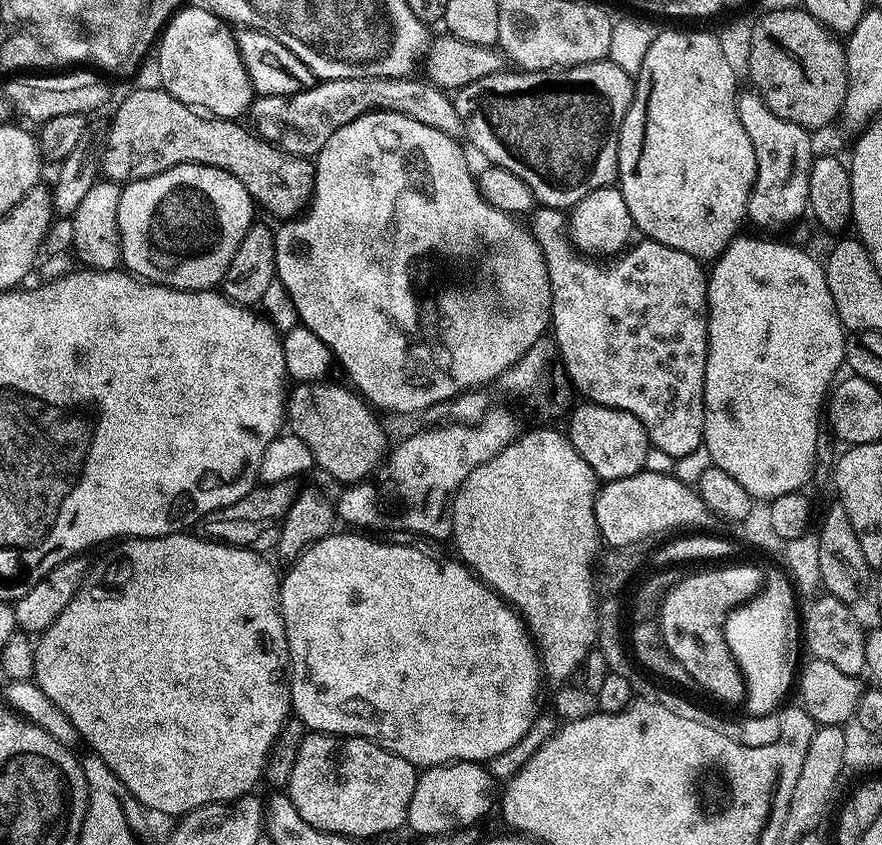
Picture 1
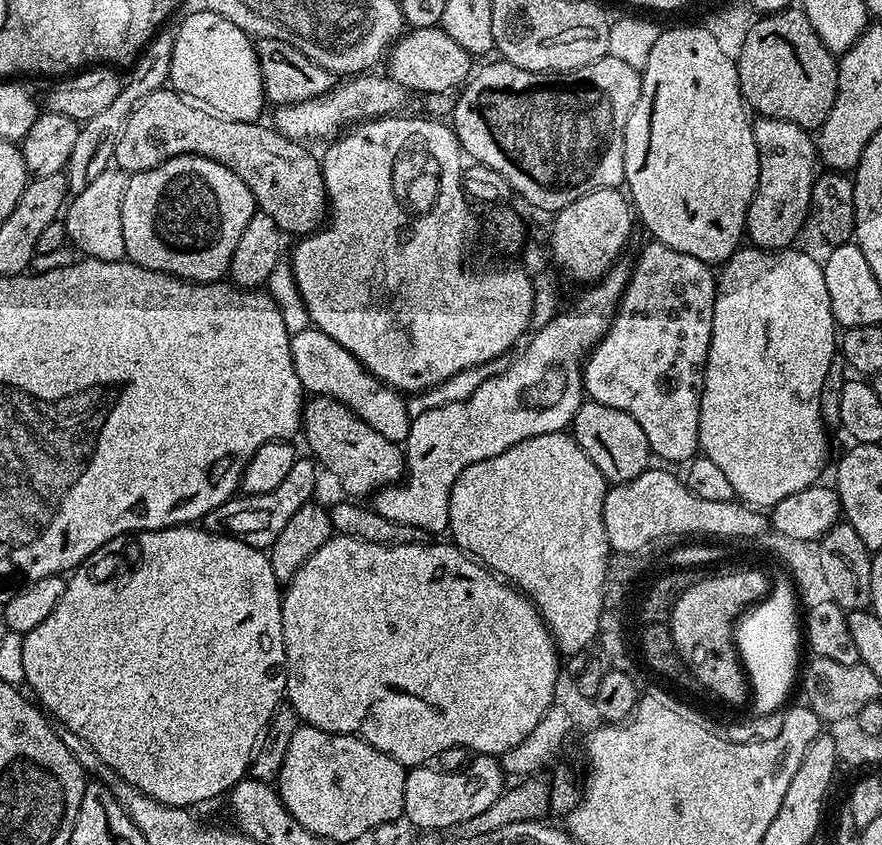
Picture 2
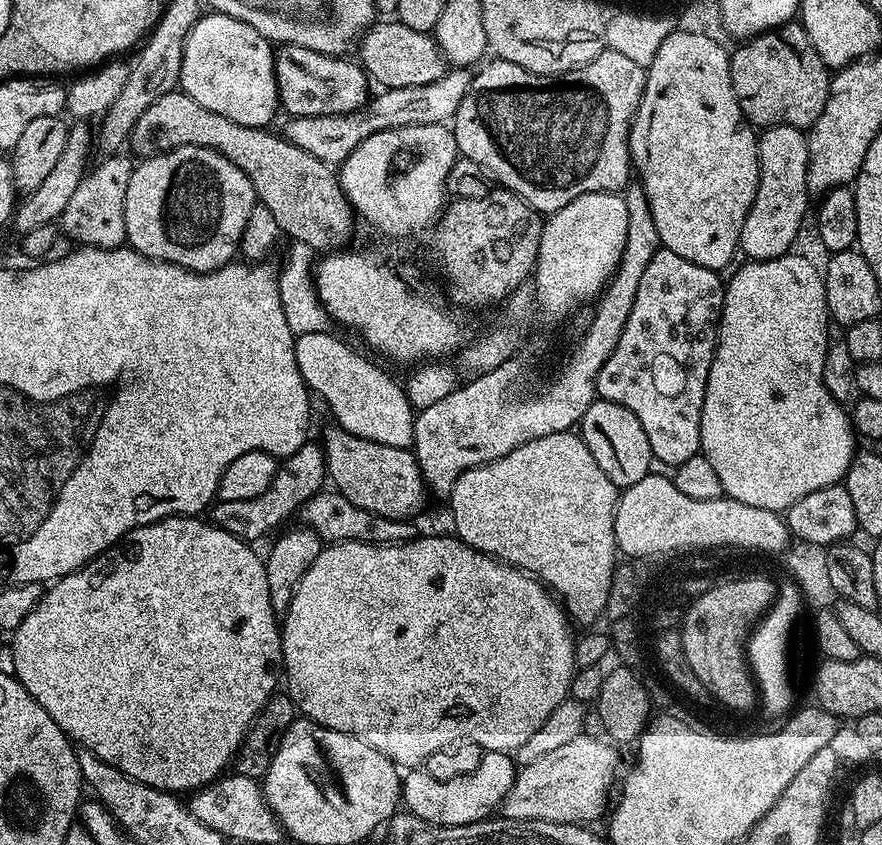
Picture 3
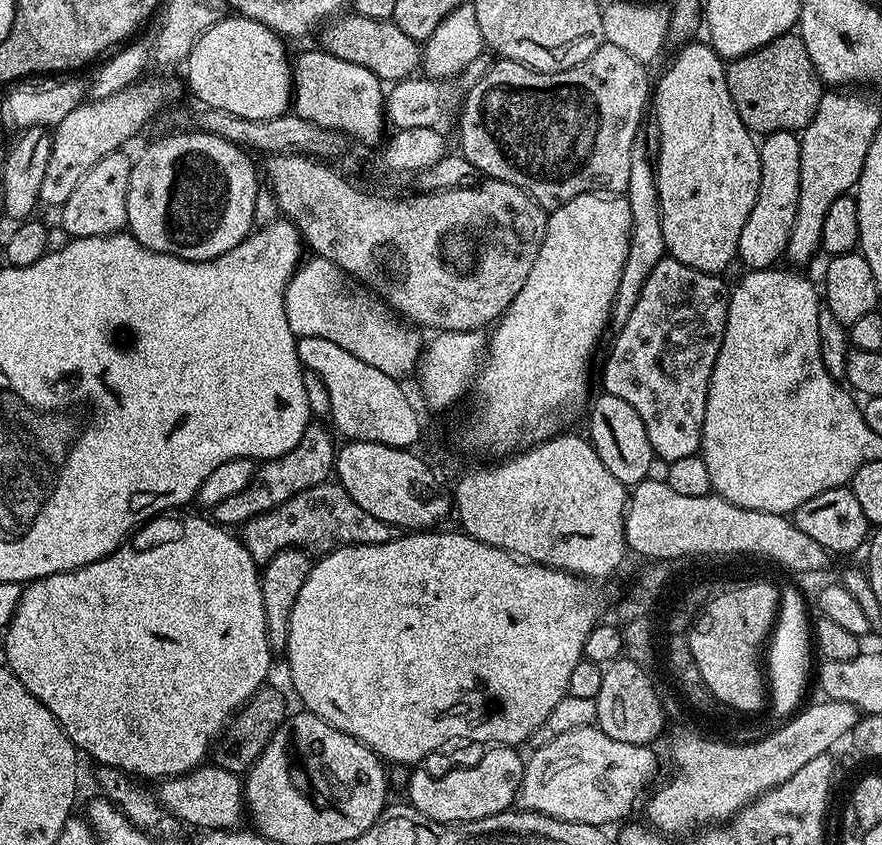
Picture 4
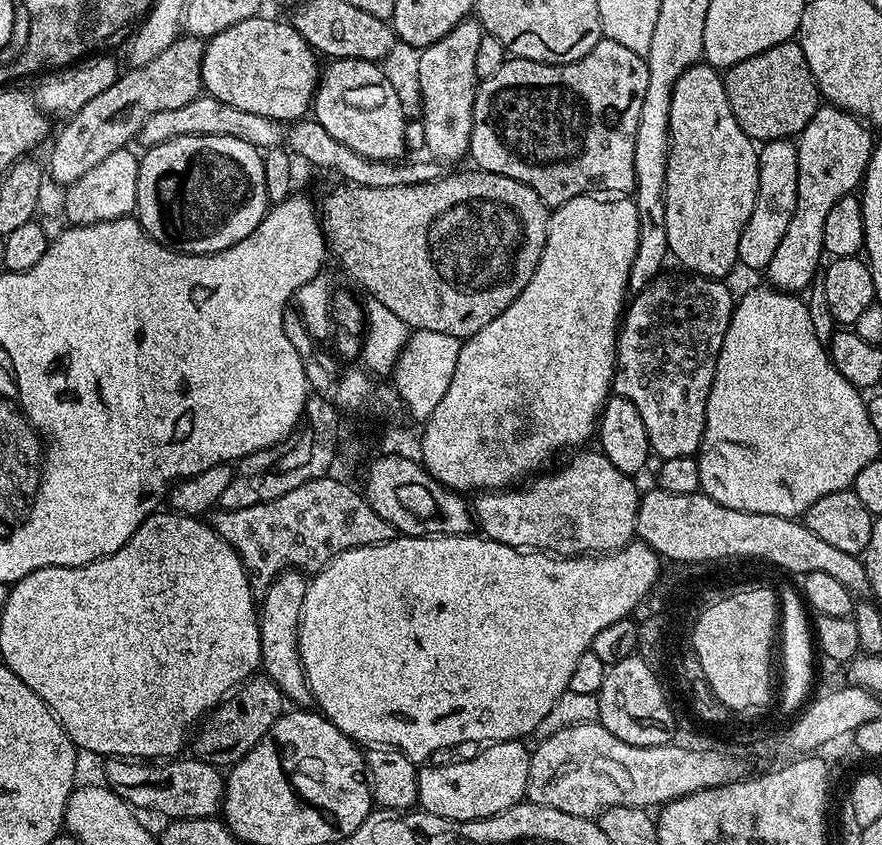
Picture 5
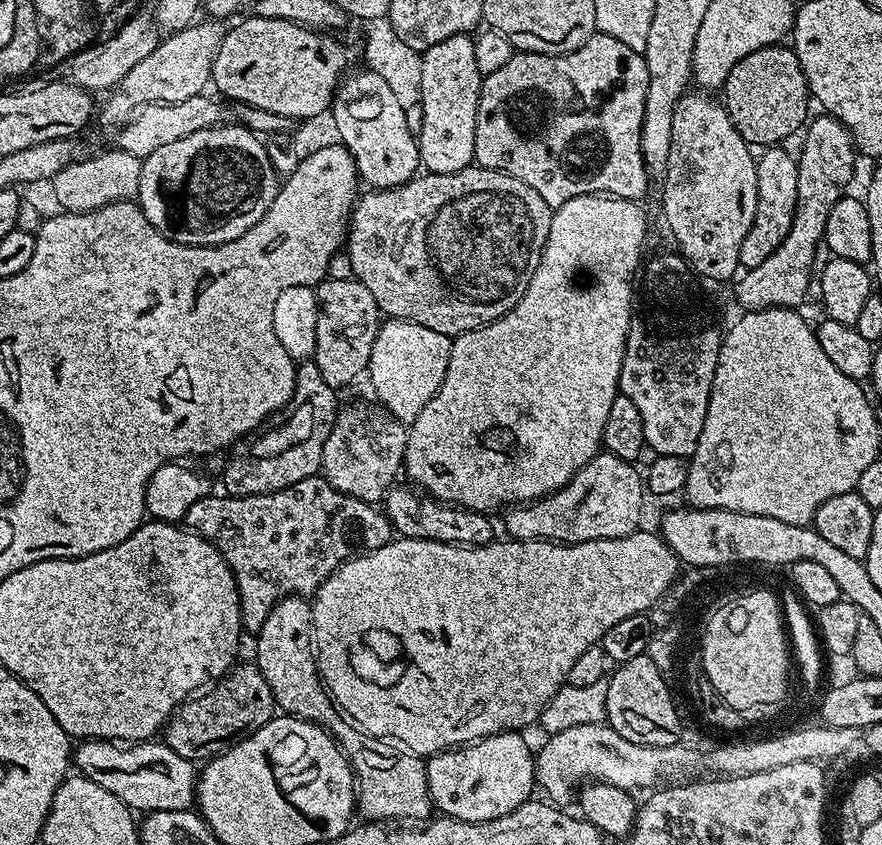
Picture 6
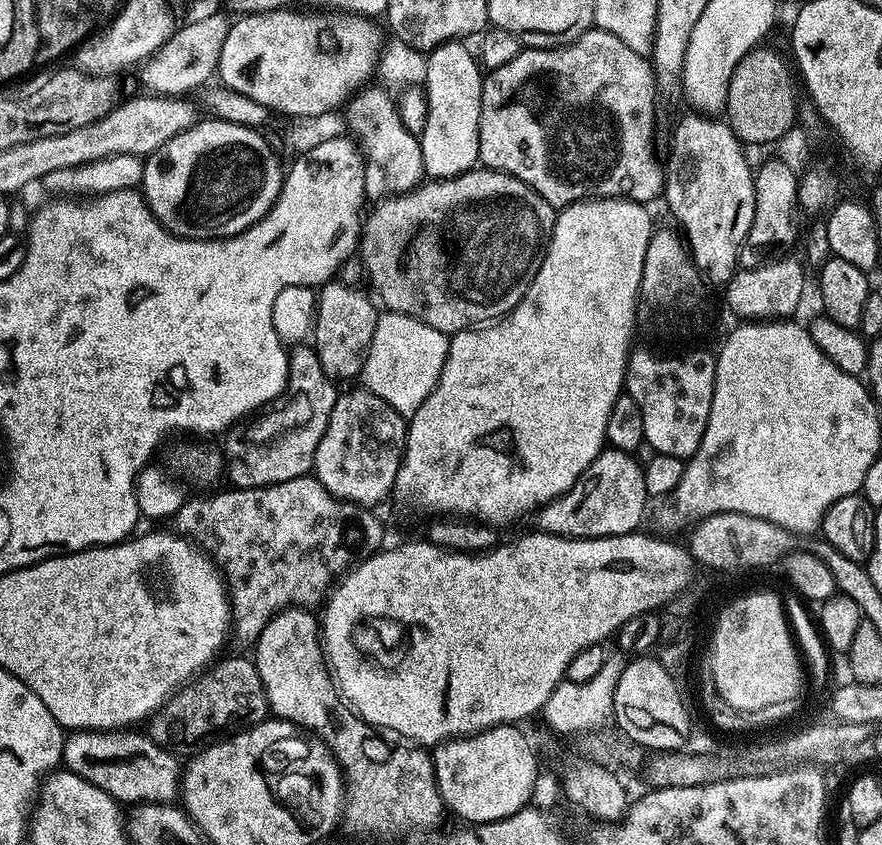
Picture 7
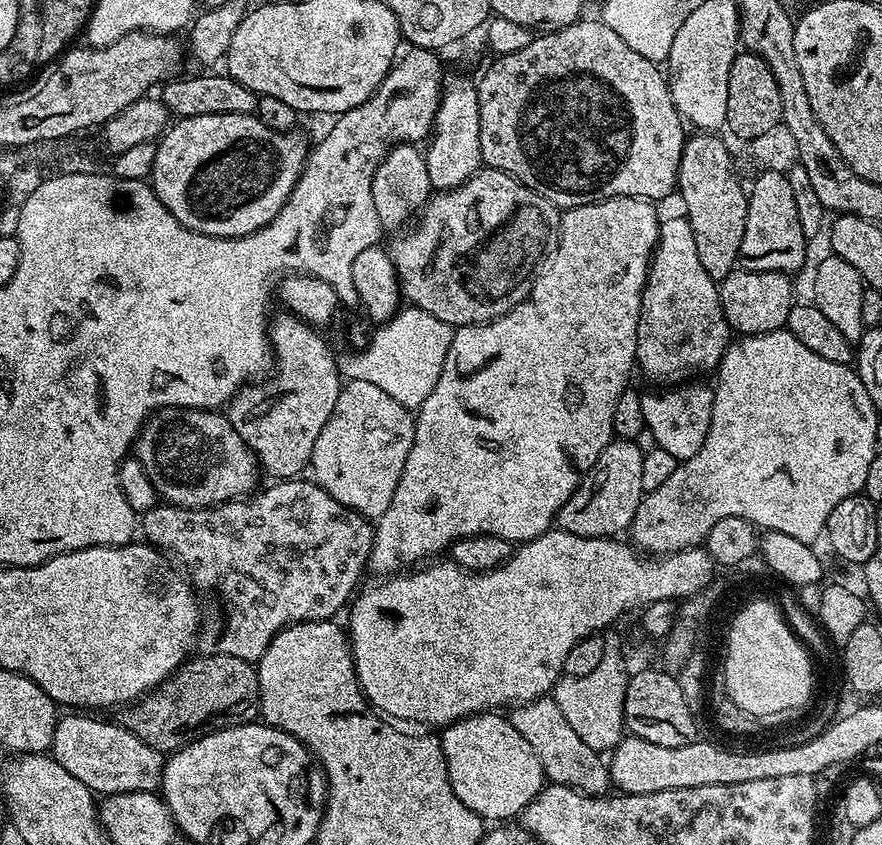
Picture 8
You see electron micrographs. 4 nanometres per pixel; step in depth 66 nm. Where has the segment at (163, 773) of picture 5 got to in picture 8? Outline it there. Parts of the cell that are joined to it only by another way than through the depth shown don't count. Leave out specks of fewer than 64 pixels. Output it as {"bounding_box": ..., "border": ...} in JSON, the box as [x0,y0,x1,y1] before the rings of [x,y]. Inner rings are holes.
{"bounding_box":[50,714,165,794],"border":[[[92,714],[64,715],[57,719],[50,755],[93,794],[156,792],[159,789],[165,757],[146,746],[142,738],[130,734],[119,722],[95,720]]]}

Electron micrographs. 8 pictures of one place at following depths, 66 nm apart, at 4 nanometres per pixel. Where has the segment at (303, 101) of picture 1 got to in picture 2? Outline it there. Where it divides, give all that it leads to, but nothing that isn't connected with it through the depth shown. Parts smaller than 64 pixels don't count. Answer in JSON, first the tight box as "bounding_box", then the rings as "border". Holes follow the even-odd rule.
{"bounding_box":[271,74,410,142],"border":[[[356,74],[345,84],[337,83],[325,96],[310,98],[306,102],[297,104],[281,104],[275,109],[271,123],[276,131],[286,138],[301,142],[312,142],[319,136],[331,137],[336,128],[342,124],[351,125],[355,122],[363,122],[375,118],[383,118],[401,111],[400,108],[410,99],[408,89],[398,82],[394,82],[387,74],[372,76],[376,74]]]}

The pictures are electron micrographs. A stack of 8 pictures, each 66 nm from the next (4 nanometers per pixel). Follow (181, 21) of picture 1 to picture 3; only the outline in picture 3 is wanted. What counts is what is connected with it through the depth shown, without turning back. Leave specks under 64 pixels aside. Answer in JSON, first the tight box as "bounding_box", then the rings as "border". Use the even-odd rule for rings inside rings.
{"bounding_box":[179,11,280,129],"border":[[[209,11],[197,20],[184,43],[179,87],[198,106],[206,106],[206,110],[222,114],[230,122],[267,129],[280,103],[273,45],[254,26],[246,26],[246,22],[221,12]]]}

